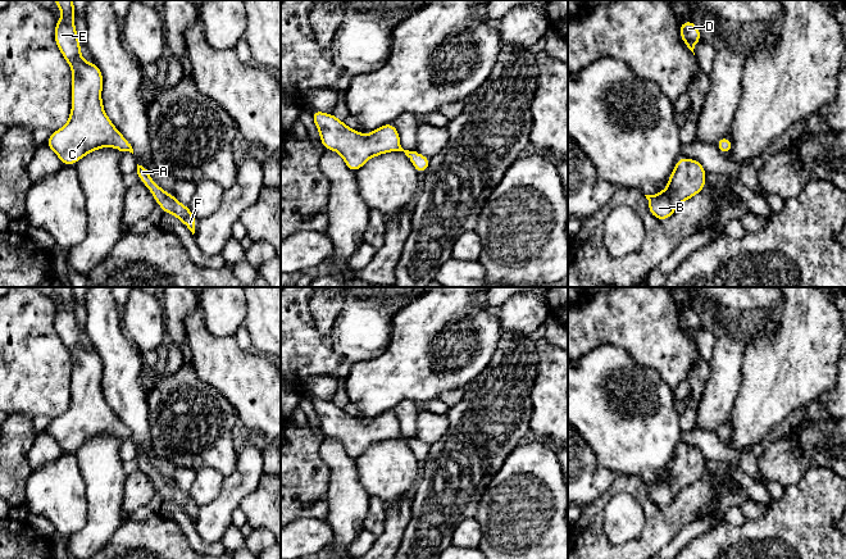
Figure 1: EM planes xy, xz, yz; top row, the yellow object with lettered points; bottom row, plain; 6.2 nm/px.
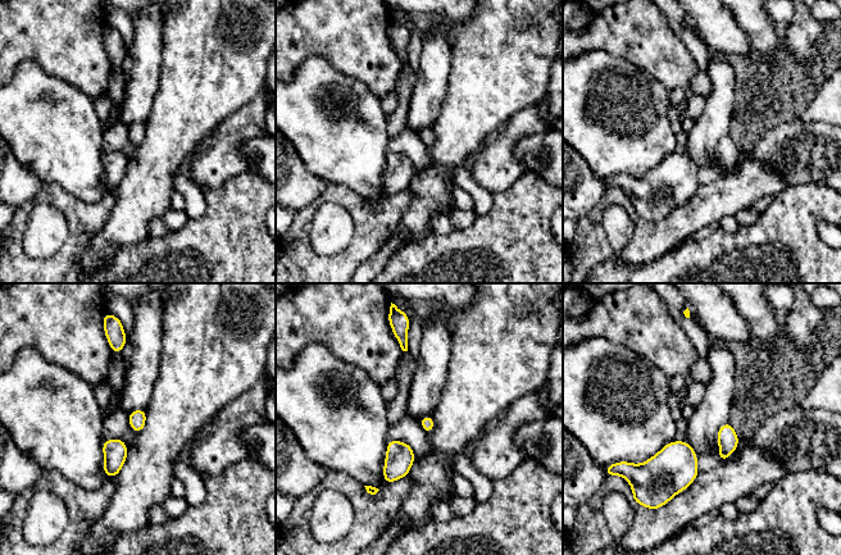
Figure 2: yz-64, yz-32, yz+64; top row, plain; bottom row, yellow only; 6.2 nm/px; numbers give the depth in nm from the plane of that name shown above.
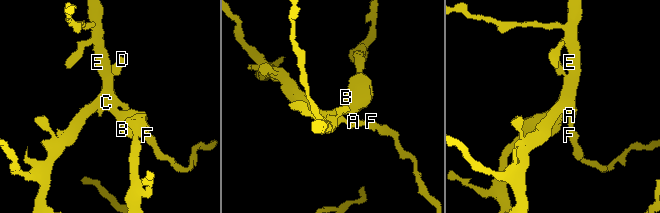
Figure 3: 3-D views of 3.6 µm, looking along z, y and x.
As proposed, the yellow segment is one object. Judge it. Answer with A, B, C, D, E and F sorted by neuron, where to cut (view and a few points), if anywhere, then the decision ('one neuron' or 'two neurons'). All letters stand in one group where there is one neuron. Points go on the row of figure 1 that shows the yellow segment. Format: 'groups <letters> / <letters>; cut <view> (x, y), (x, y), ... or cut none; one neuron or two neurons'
groups A B C D E F; cut none; one neuron

